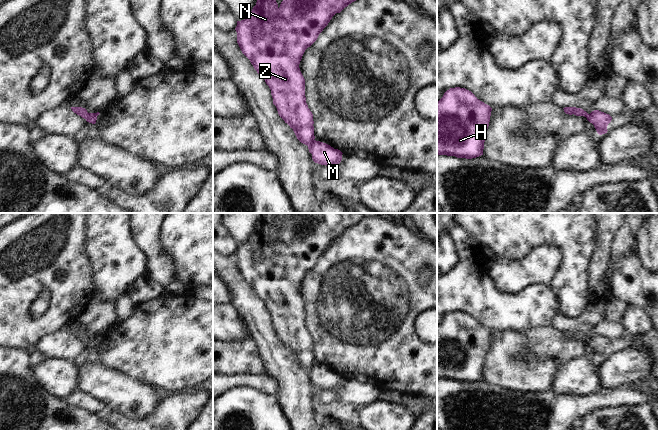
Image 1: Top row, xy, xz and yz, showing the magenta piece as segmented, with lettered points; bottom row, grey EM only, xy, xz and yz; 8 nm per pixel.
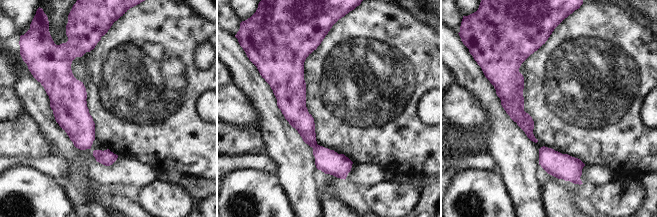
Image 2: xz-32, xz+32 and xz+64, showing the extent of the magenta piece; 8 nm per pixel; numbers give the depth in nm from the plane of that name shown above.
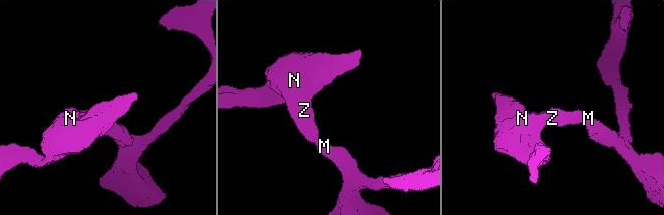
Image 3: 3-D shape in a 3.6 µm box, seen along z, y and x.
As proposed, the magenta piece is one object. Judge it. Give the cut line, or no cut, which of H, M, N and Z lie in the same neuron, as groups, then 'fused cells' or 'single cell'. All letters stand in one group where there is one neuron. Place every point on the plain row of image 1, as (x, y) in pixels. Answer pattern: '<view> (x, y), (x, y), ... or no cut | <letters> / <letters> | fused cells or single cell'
xz (314, 364), (308, 370) | H N Z / M | fused cells

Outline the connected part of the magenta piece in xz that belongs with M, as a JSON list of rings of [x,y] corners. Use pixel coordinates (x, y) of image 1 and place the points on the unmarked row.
[[[314,364],[308,373],[312,378],[313,385],[321,389],[336,390],[342,384],[343,377],[340,374],[320,365]]]

